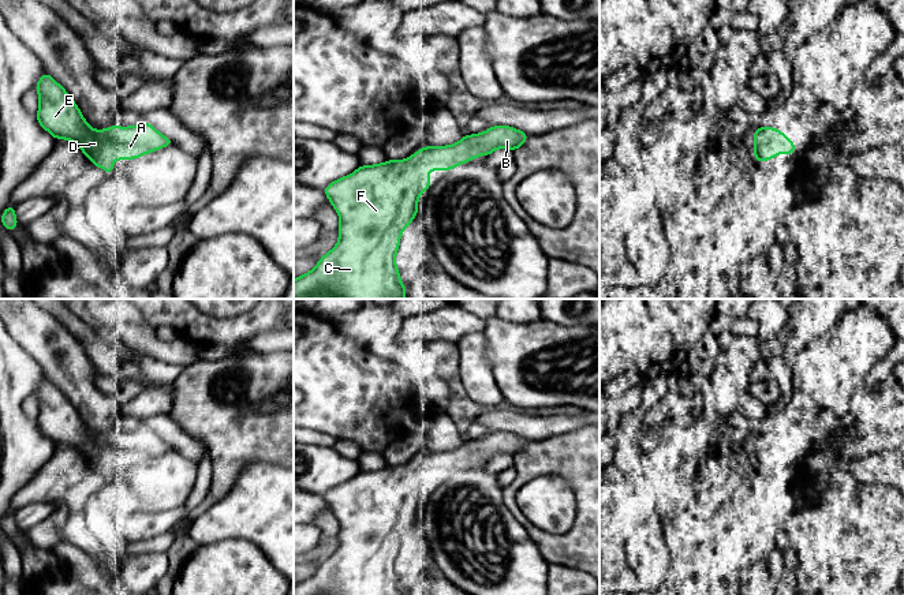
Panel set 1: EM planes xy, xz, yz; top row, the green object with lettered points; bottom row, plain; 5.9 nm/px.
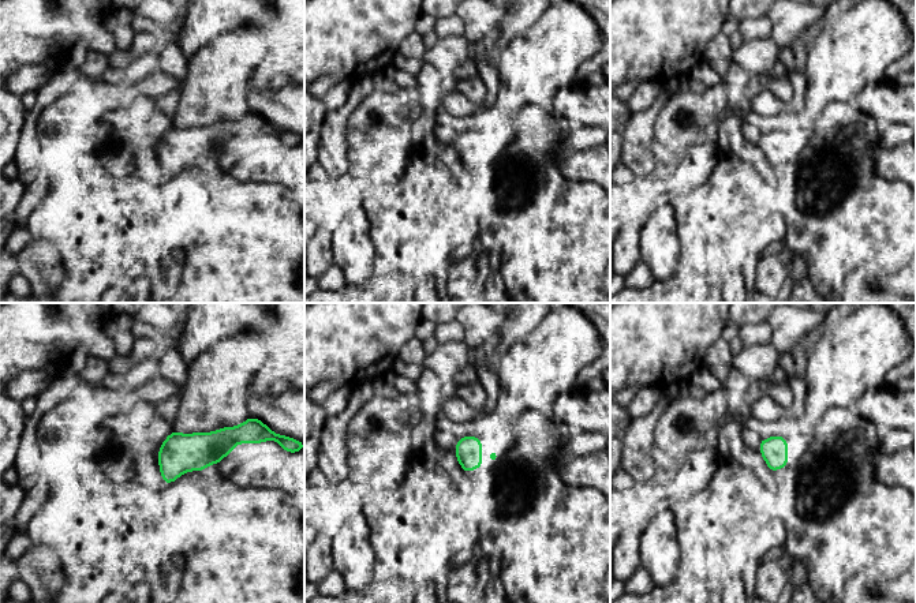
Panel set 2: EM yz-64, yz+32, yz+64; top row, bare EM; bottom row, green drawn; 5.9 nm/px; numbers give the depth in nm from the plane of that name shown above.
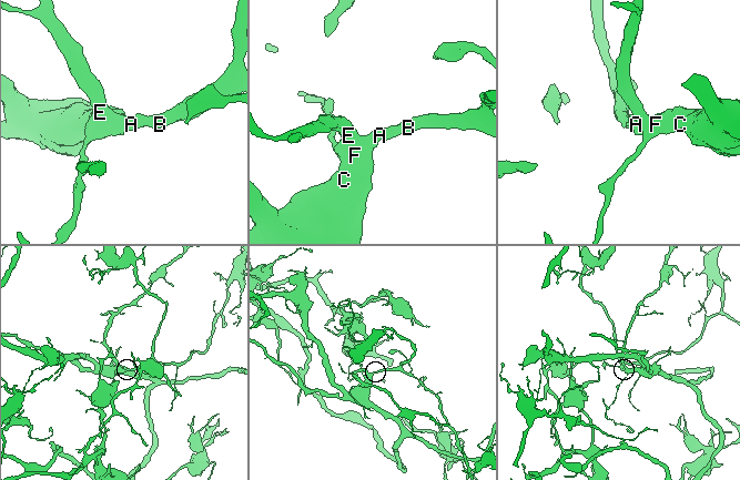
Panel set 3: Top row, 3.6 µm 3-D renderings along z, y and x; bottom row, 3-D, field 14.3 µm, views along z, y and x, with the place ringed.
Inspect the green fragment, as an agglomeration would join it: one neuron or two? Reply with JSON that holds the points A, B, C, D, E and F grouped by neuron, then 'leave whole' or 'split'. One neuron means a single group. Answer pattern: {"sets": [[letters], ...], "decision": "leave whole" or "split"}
{"sets": [["A", "B", "C", "D", "E", "F"]], "decision": "leave whole"}

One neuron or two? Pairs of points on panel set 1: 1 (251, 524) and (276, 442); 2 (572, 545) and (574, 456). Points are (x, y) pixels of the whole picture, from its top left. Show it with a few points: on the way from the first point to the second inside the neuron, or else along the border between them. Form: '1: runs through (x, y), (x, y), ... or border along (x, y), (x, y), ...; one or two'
1: border along (279, 464), (250, 463), (239, 475); two
2: runs through (585, 523), (585, 478); one

